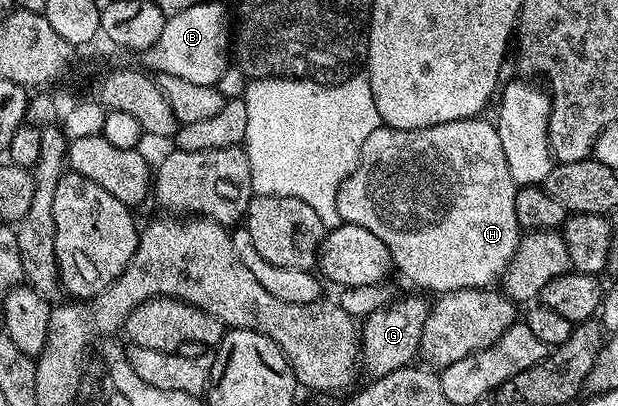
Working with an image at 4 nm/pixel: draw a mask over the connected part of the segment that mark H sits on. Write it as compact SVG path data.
M428 126L420 130L396 130L395 128L381 127L372 130L370 140L364 142L364 146L360 150L360 158L356 170L352 170L352 174L346 179L336 194L336 210L340 210L340 218L342 223L351 224L352 226L364 226L364 230L369 230L371 234L376 234L376 238L380 238L380 242L384 242L384 246L388 246L388 254L390 255L390 263L406 280L411 280L418 288L427 288L433 294L441 294L444 292L451 292L452 290L460 290L461 288L488 288L491 287L501 277L502 273L506 271L508 262L514 257L514 251L518 248L518 241L520 239L520 229L518 227L518 219L516 218L516 194L519 190L519 185L515 184L512 174L508 174L508 162L504 162L504 154L498 151L497 135L492 134L486 128L470 128L467 132L454 132L458 130L451 130L449 127L443 126L437 128L436 126Z

